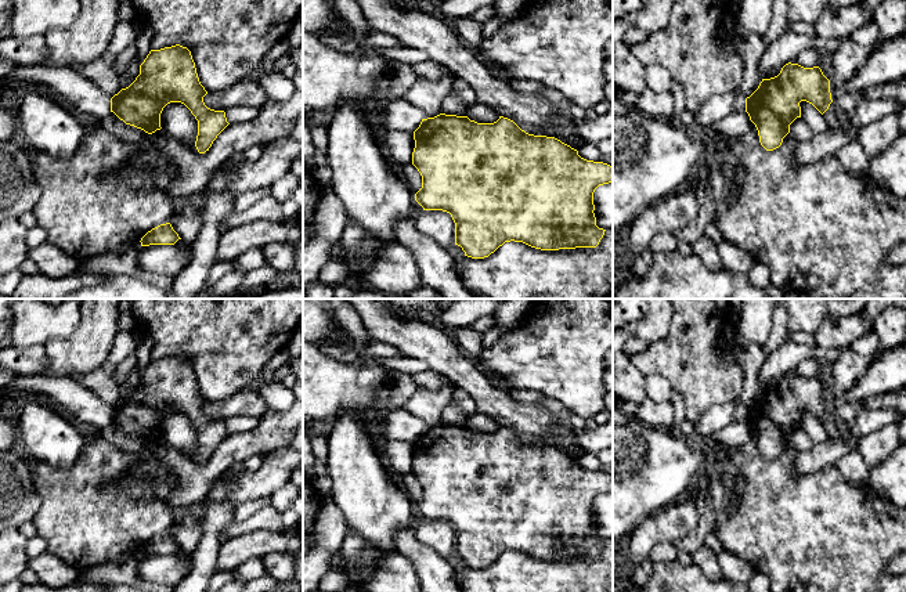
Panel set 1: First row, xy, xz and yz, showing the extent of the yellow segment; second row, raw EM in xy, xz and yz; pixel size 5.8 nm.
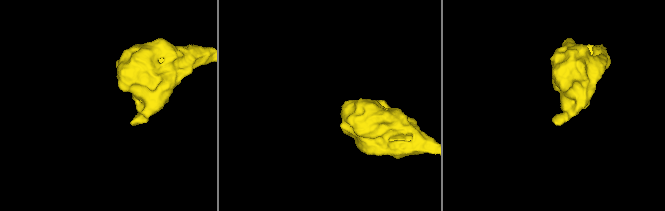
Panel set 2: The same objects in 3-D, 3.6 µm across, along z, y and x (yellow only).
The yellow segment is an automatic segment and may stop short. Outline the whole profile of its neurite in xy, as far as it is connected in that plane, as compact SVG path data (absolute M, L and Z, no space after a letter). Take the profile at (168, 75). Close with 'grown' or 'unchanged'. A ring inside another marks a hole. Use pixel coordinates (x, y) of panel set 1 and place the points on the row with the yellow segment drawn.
M180 44L151 50L140 65L140 75L126 89L122 89L111 98L111 112L126 124L144 130L148 134L160 130L160 113L170 102L184 104L198 120L198 136L195 147L199 154L205 154L212 147L217 136L230 124L224 111L214 111L205 105L203 97L207 94L201 84L191 51Z; unchanged

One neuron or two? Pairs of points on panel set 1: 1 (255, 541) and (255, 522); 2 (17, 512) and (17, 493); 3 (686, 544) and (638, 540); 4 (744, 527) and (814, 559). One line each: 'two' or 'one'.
1: two
2: one
3: two
4: one

